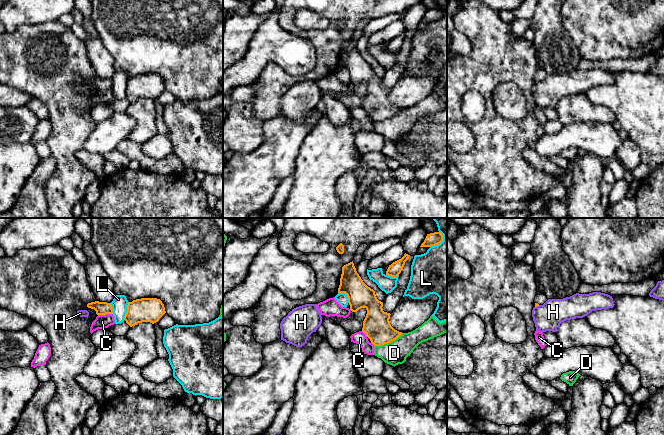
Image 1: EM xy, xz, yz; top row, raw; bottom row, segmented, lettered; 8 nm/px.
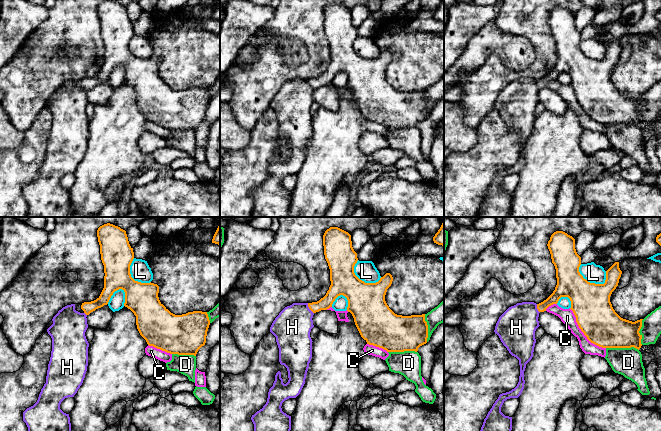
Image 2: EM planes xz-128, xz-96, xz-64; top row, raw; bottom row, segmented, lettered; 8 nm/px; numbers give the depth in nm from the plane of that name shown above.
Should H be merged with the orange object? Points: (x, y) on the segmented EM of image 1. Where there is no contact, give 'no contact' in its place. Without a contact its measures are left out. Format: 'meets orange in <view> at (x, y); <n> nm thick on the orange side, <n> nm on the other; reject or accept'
meets orange in yz at (537, 305); 30 nm thick on the orange side, 220 nm on the other; reject

